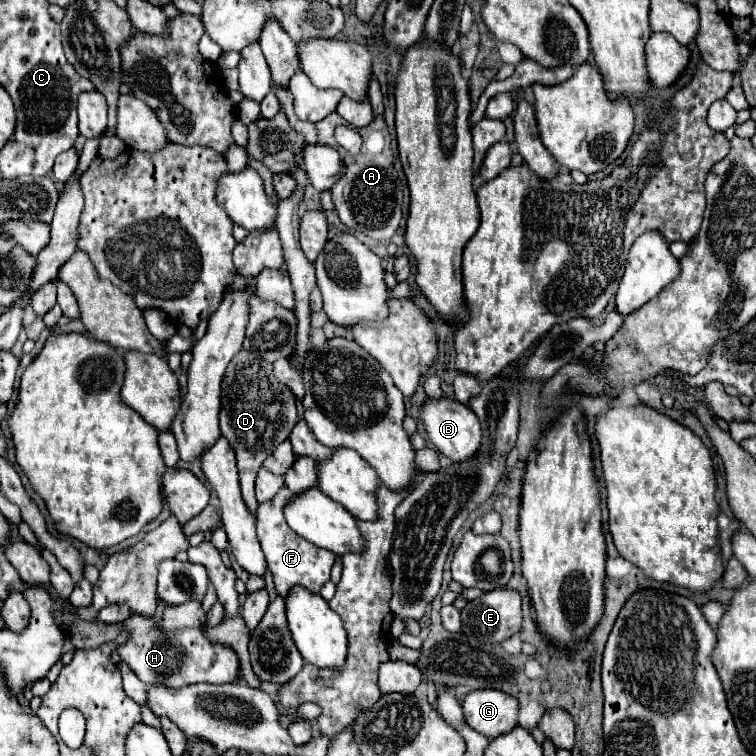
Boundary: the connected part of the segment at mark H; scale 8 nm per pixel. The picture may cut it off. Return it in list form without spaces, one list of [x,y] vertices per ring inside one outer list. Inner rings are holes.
[[[160,601],[158,611],[152,619],[130,617],[126,623],[126,627],[130,629],[130,637],[124,645],[116,647],[122,661],[128,663],[128,667],[140,677],[140,681],[144,681],[146,685],[166,685],[166,687],[184,687],[184,685],[192,685],[192,683],[200,683],[200,681],[204,681],[204,683],[234,683],[240,675],[240,661],[238,661],[238,655],[230,647],[208,643],[208,639],[202,635],[202,629],[184,629],[176,635],[162,635],[156,631],[156,623],[160,621],[164,607],[166,607],[166,603]]]

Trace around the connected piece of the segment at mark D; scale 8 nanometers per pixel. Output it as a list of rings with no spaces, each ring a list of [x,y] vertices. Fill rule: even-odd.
[[[240,351],[226,369],[222,381],[222,409],[220,409],[220,429],[224,437],[232,443],[238,459],[240,489],[248,511],[254,515],[258,501],[254,497],[254,479],[262,461],[282,443],[292,427],[296,425],[296,405],[294,395],[288,387],[280,385],[272,375],[272,363],[258,359],[252,351]]]

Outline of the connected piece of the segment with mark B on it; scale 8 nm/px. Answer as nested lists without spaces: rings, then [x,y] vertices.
[[[428,397],[420,407],[420,421],[426,431],[426,439],[450,461],[466,461],[476,453],[476,447],[480,447],[480,437],[482,437],[480,421],[468,405],[462,405],[448,397],[440,399]]]

